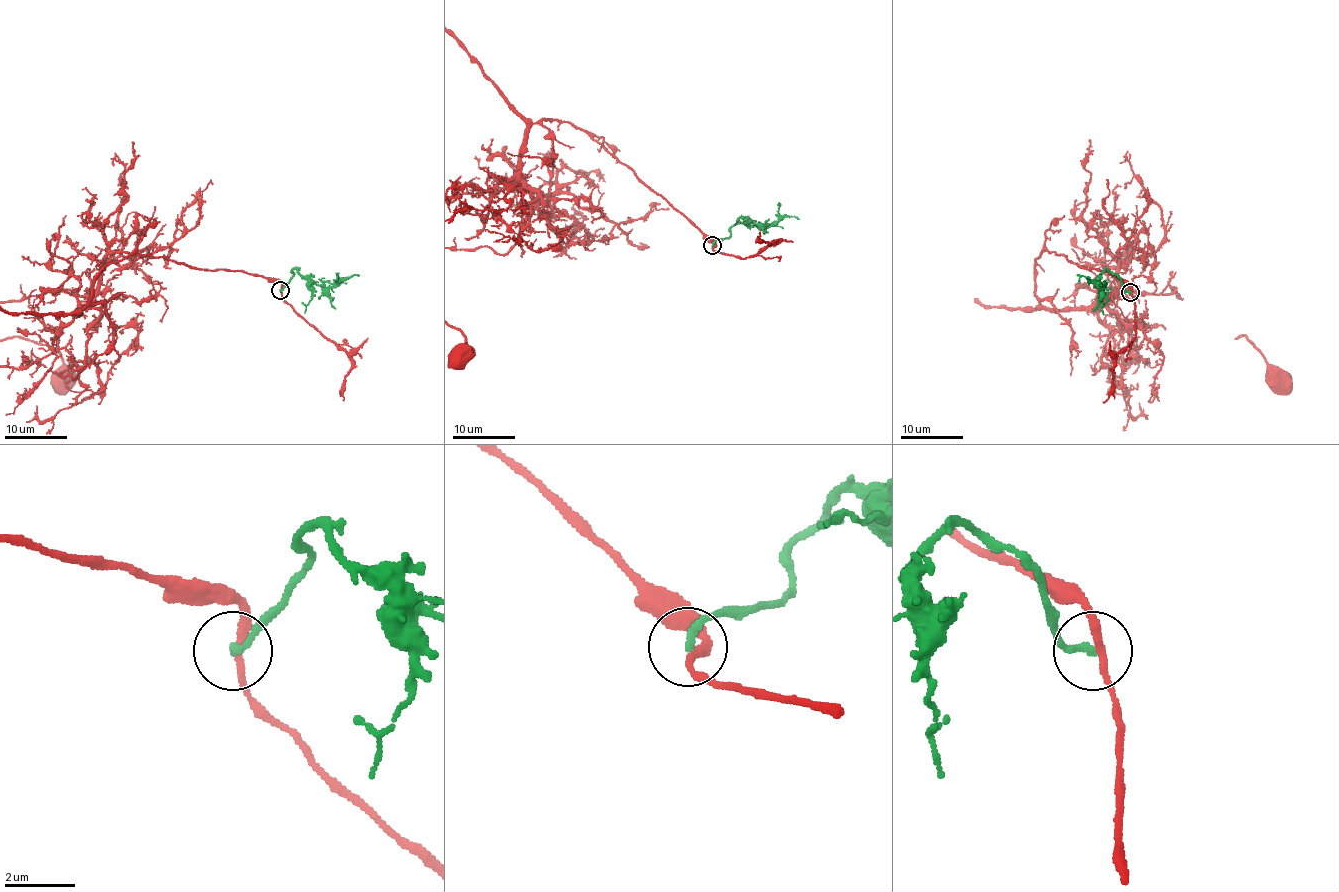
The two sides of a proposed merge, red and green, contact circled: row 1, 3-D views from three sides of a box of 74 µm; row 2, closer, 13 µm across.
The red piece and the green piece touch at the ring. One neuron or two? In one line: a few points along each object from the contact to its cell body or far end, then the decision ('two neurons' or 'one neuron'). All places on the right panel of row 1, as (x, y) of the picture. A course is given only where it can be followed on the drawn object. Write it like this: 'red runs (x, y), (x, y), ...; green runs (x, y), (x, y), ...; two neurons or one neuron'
green runs (1130, 292), (1124, 288), (1111, 272), (1105, 270), (1097, 276), (1100, 286), (1102, 283), (1100, 285), (1090, 278); two neurons

